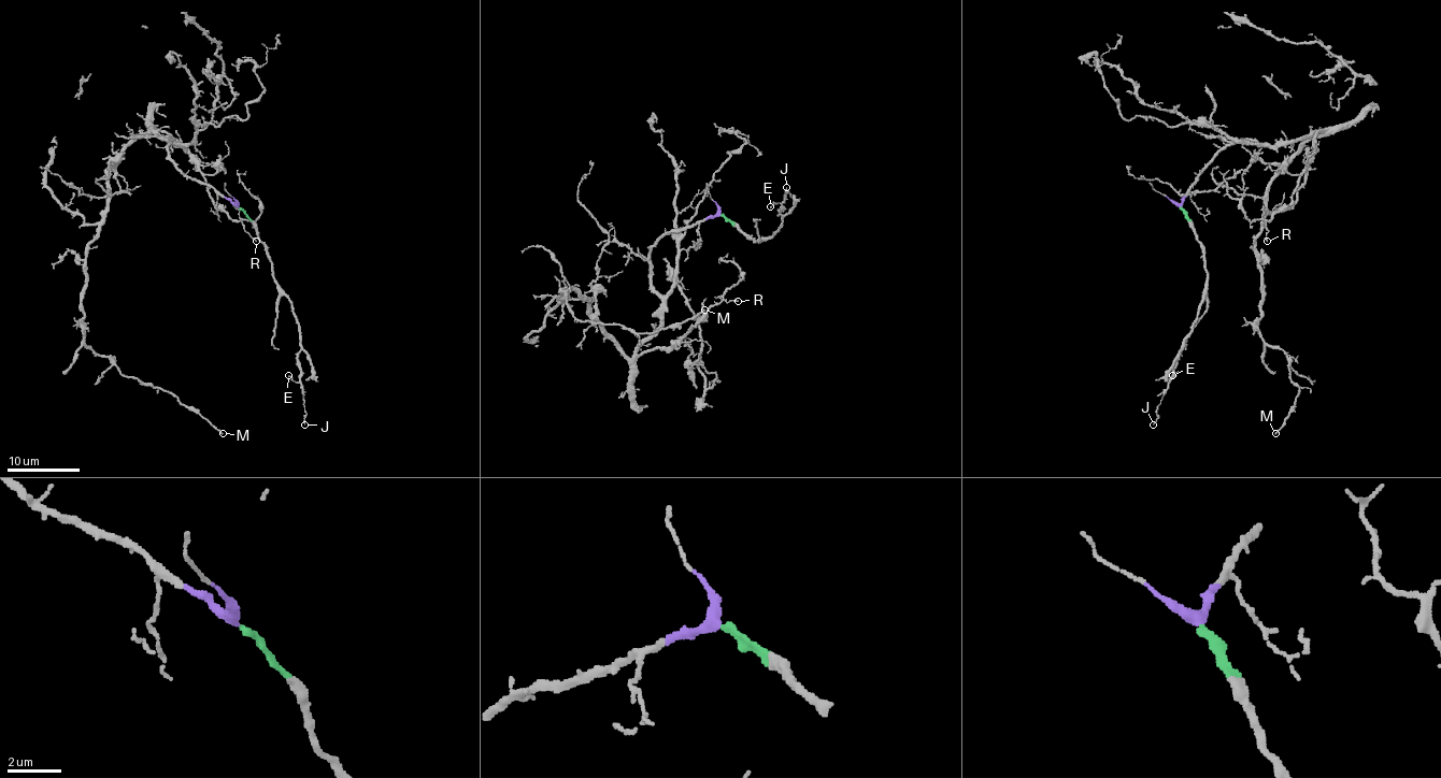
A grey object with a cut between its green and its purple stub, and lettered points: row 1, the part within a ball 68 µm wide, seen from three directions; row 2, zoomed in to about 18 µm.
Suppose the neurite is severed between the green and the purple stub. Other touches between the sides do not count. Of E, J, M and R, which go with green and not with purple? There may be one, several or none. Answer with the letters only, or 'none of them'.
E, J

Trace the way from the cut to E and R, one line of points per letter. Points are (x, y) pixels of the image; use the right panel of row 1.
E: (1181, 207), (1202, 247), (1206, 293), (1171, 375)
R: (1181, 207), (1228, 146), (1290, 144), (1314, 130), (1314, 154), (1290, 202), (1266, 224), (1267, 242)

